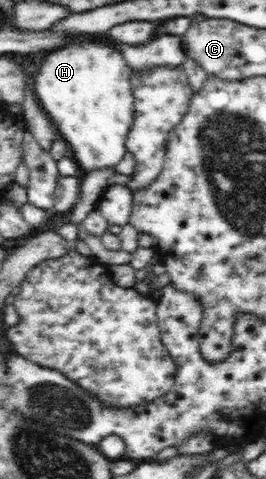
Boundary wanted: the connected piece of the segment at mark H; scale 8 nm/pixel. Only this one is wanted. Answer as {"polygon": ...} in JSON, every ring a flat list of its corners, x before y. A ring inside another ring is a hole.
{"polygon":[[84,35,89,40,71,43,44,56,41,67,35,76,35,96,43,110,51,117,62,139,72,150,72,158,86,174,93,169,108,169,124,158,127,134,131,132,134,113,134,98,130,83,130,67,112,41,97,40]]}

